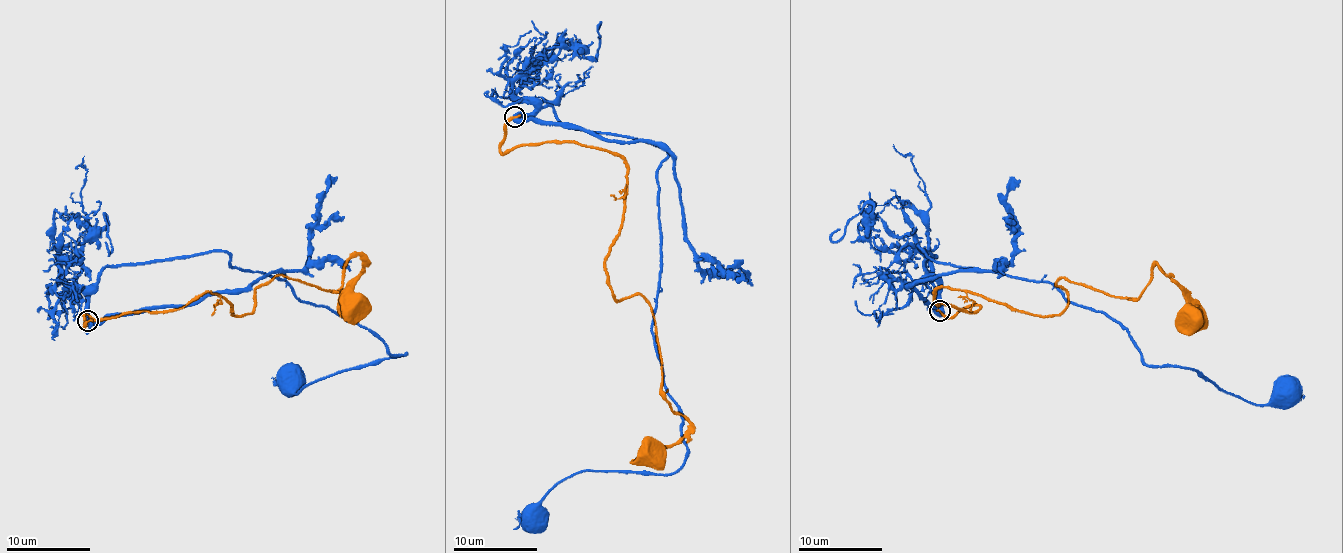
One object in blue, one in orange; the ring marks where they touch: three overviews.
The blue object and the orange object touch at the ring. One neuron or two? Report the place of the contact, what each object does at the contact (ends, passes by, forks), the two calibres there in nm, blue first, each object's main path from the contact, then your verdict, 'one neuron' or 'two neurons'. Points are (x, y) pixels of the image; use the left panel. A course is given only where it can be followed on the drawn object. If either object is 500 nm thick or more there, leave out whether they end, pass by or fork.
at (87, 321); blue passes by; orange ends there; 480 nm thick on the blue side, 300 nm on the other; blue runs (87, 321), (102, 269), (222, 251), (231, 267), (287, 279), (302, 301), (408, 354), (298, 393), (289, 379); orange runs (87, 321), (184, 307), (206, 292), (245, 315), (280, 274), (335, 290), (359, 256), (346, 307); two neurons

